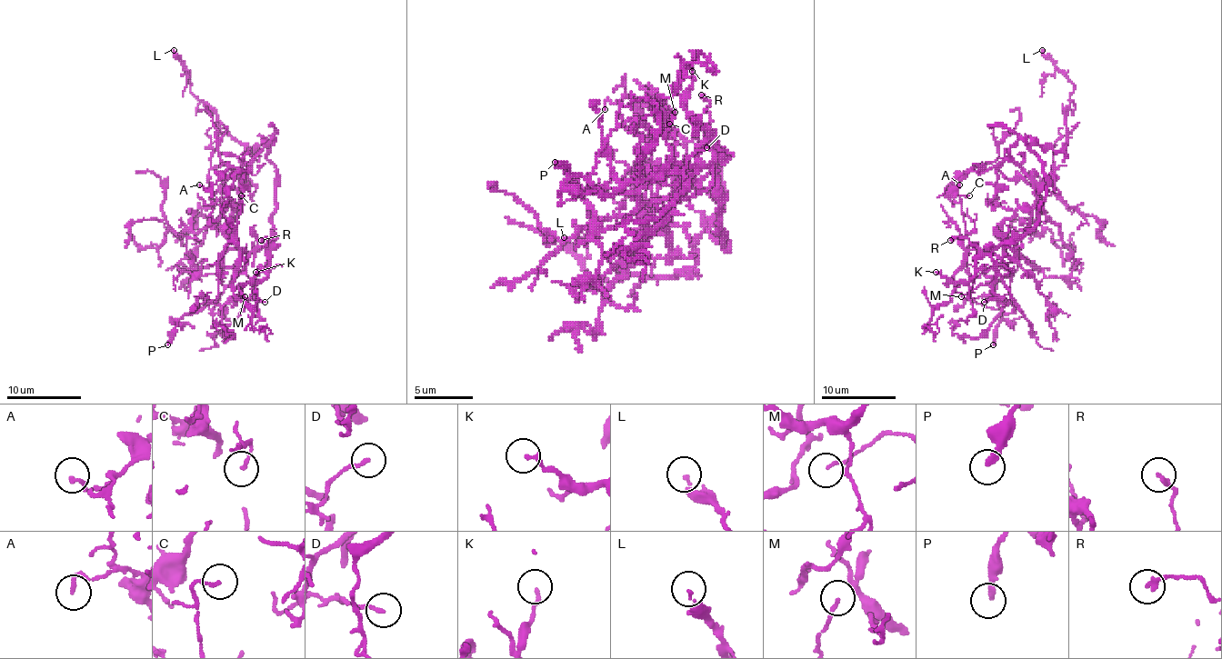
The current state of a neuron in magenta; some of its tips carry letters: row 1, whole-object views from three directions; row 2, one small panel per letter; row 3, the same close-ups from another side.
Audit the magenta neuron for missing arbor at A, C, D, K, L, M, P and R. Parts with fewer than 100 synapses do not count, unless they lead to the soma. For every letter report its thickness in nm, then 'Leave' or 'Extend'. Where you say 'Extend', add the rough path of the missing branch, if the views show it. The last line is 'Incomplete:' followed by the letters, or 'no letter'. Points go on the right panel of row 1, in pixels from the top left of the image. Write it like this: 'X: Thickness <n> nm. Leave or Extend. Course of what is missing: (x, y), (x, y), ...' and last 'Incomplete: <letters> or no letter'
A: Thickness 160 nm. Leave
C: Thickness 130 nm. Leave
D: Thickness 150 nm. Leave
K: Thickness 180 nm. Leave
L: Thickness 170 nm. Leave
M: Thickness 90 nm. Leave
P: Thickness 240 nm. Leave
R: Thickness 170 nm. Leave
Incomplete: no letter

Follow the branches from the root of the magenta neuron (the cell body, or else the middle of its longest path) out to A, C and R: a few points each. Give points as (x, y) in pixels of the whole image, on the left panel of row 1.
A: (270, 162), (266, 148), (273, 139), (254, 158), (252, 169), (229, 167), (209, 188), (199, 184)
C: (270, 162), (276, 169), (273, 236), (246, 259), (245, 249), (235, 240), (241, 195)
R: (270, 162), (276, 169), (276, 210), (270, 220), (270, 245), (266, 249), (265, 247), (266, 236), (261, 240)

